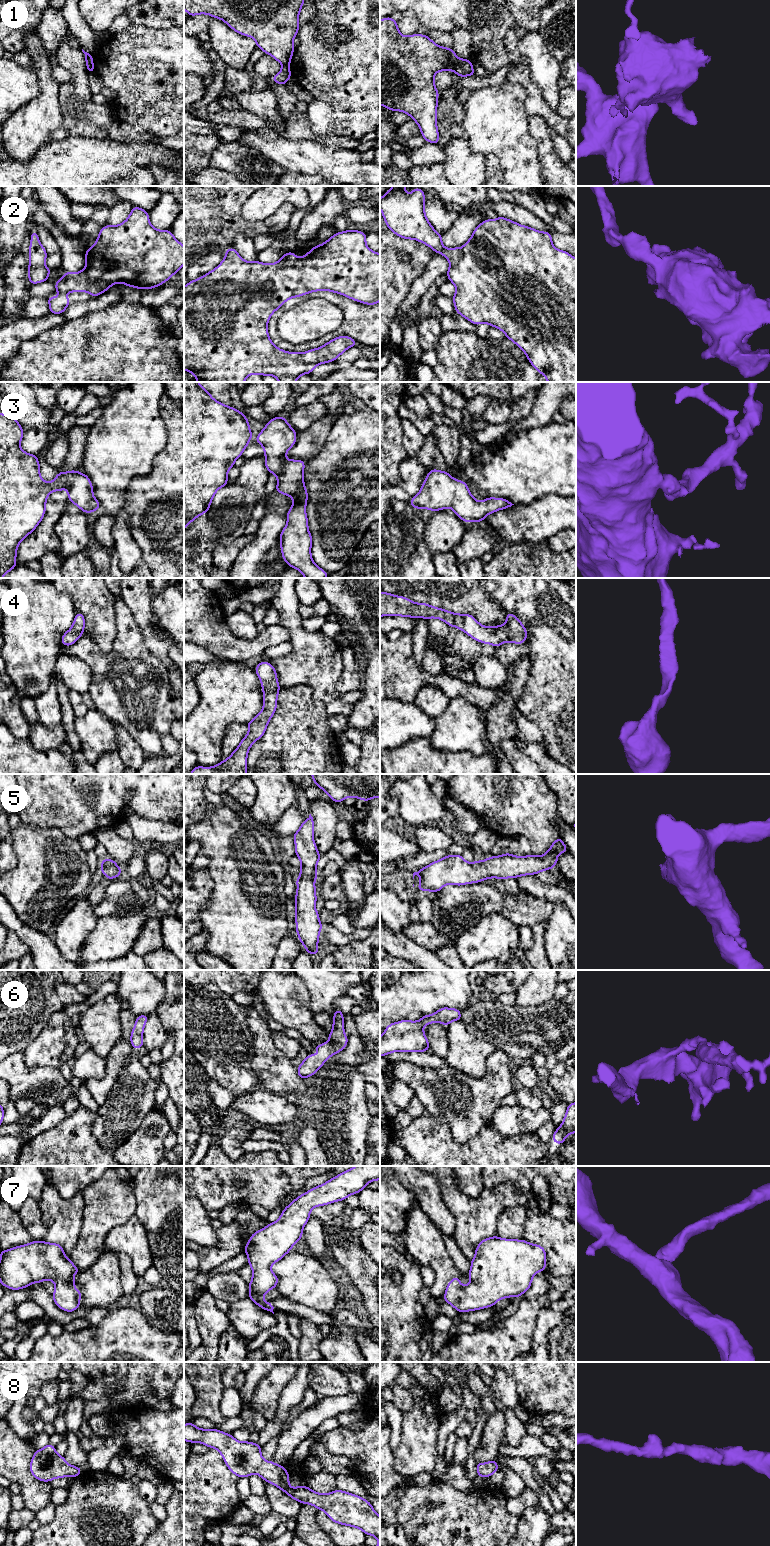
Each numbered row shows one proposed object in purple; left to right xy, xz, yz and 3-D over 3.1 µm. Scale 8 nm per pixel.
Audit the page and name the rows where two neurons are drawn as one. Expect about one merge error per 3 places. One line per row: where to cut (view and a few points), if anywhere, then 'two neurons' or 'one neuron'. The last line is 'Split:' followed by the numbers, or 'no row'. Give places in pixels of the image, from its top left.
1: cut in yz along (458, 58), (452, 69); two neurons
2: no cut; one neuron
3: no cut; one neuron
4: no cut; one neuron
5: no cut; one neuron
6: no cut; one neuron
7: no cut; one neuron
8: no cut; one neuron
Split: 1

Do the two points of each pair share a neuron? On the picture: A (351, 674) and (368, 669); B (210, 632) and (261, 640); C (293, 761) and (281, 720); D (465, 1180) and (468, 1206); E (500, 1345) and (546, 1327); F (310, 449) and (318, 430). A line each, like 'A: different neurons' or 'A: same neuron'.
A: different neurons
B: same neuron
C: same neuron
D: different neurons
E: different neurons
F: same neuron

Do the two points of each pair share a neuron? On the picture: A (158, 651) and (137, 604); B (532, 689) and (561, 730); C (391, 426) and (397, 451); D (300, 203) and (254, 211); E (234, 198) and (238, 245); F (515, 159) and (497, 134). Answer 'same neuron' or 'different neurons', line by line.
A: same neuron
B: same neuron
C: same neuron
D: same neuron
E: different neurons
F: same neuron

